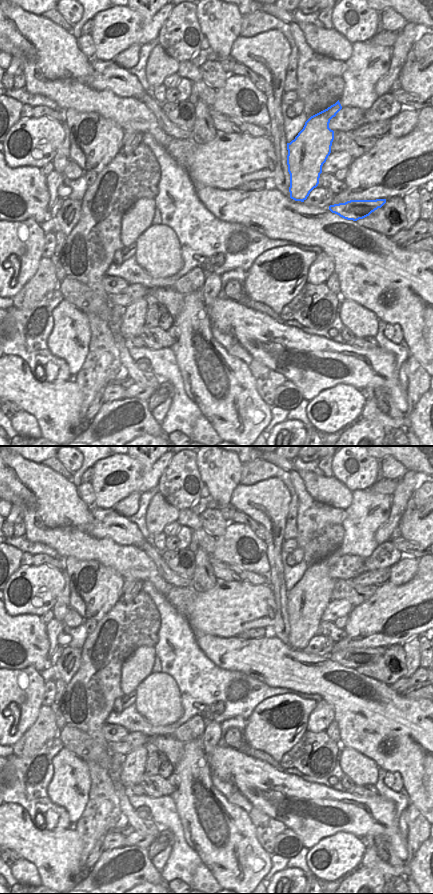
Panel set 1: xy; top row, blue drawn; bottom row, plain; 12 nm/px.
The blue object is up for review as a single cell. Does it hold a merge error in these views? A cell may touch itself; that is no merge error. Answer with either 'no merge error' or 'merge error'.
no merge error

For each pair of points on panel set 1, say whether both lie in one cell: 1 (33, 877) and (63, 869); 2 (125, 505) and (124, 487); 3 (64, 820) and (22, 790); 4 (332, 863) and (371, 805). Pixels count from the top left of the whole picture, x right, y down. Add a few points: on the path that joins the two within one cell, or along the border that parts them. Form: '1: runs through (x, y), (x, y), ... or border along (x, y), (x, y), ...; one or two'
1: border along (22, 858), (34, 865), (42, 883); two
2: border along (141, 493), (133, 491), (119, 500), (113, 507); two
3: runs through (57, 809), (49, 804), (39, 803), (33, 797); one
4: border along (329, 835), (335, 832), (350, 832), (360, 838); two

